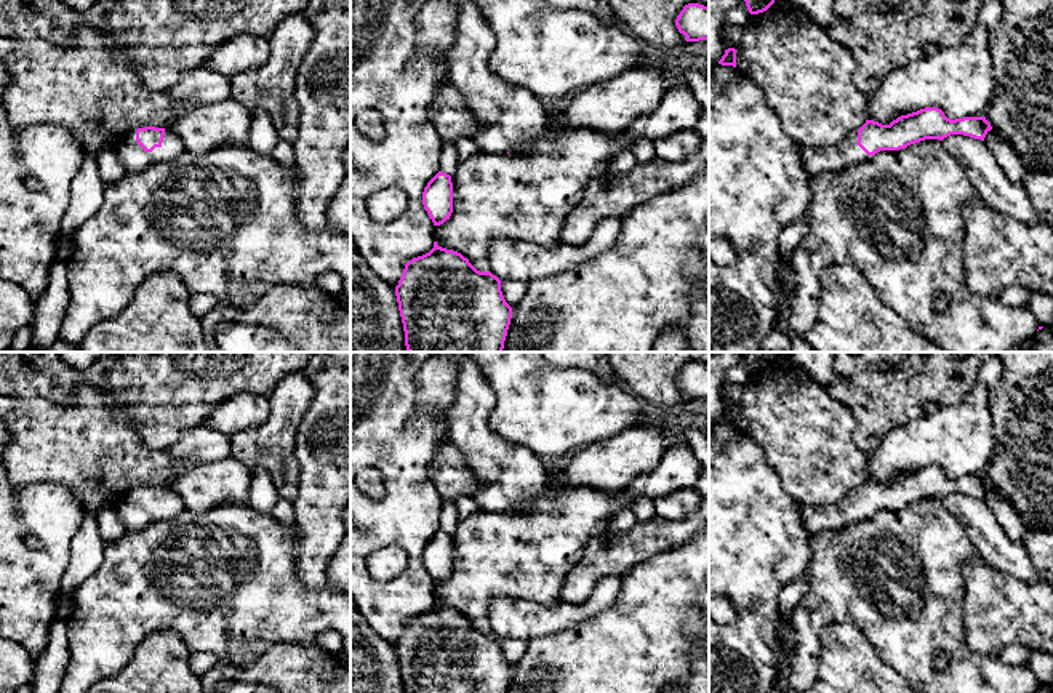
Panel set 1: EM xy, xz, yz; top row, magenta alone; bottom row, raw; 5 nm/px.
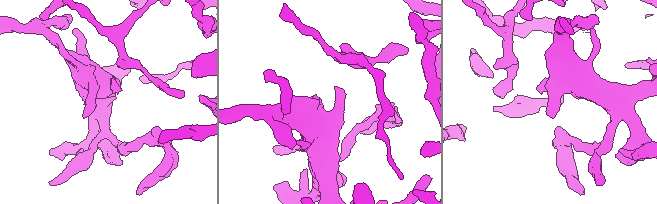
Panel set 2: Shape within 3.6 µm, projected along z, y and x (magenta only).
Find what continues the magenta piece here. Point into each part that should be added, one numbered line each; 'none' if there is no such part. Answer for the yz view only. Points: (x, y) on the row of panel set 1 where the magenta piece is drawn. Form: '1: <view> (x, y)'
1: yz (848, 154)

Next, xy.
1: xy (132, 156)

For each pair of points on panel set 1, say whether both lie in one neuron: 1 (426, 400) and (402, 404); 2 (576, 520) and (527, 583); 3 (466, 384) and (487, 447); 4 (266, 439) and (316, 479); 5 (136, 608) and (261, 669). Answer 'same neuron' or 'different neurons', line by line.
1: different neurons
2: same neuron
3: same neuron
4: different neurons
5: different neurons

